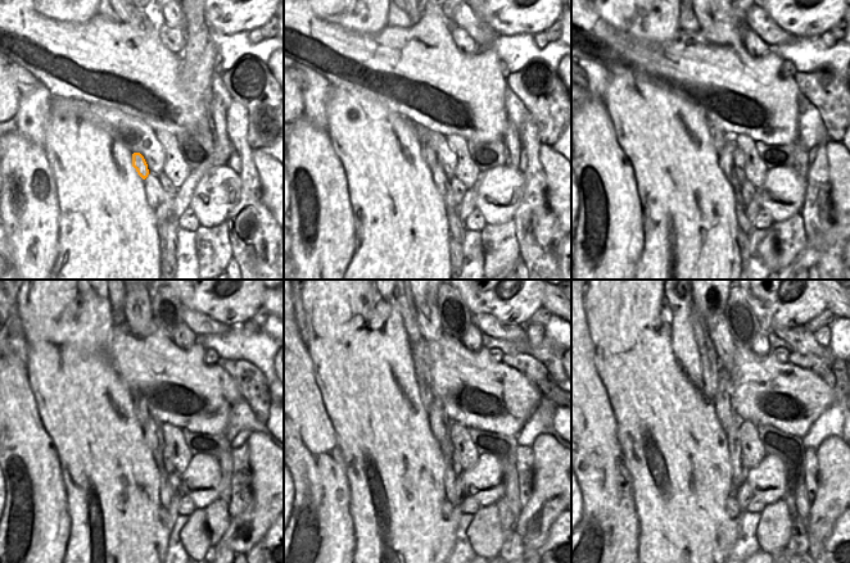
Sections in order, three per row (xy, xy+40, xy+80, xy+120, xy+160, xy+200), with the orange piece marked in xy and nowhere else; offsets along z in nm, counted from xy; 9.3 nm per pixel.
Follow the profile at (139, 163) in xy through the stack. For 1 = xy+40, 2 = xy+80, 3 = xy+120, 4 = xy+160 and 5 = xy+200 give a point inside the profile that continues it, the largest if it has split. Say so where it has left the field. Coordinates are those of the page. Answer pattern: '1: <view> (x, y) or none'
1: xy+40 (428, 154)
2: xy+80 (719, 137)
3: xy+120 (140, 408)
4: xy+160 (421, 355)
5: xy+200 (709, 358)

